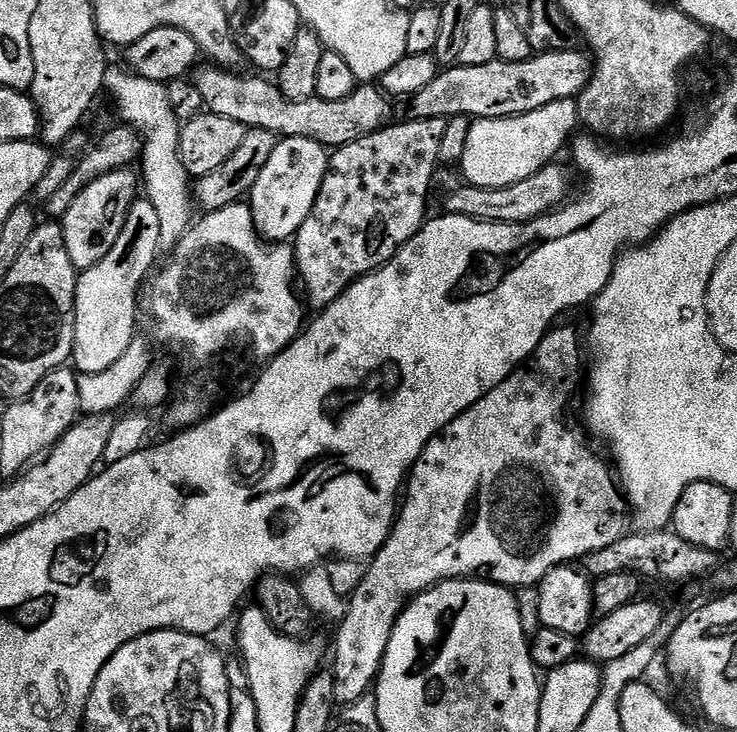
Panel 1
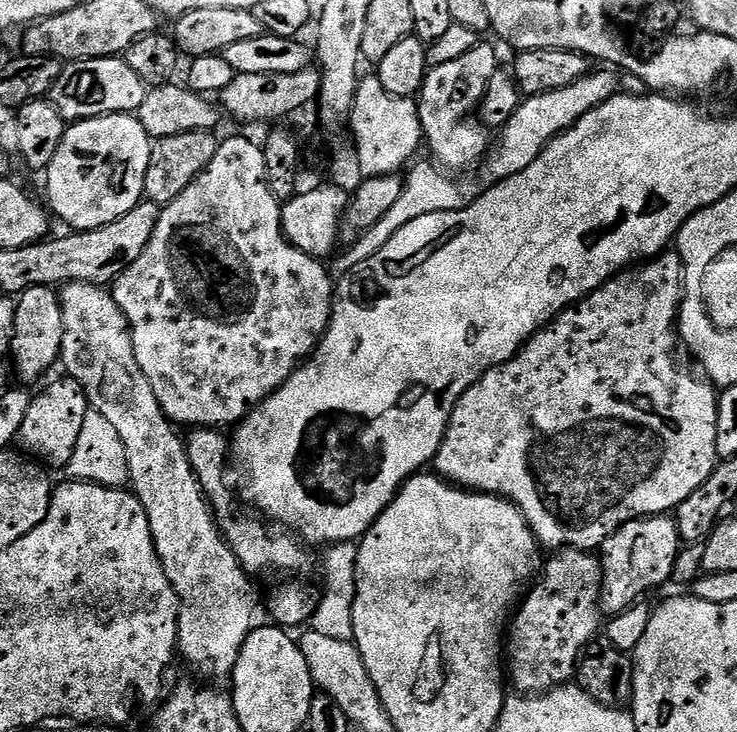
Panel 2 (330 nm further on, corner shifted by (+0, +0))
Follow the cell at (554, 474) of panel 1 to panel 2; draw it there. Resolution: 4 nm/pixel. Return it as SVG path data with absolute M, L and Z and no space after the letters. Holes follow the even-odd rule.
M665 250L650 260L617 272L601 288L596 288L590 295L583 296L581 300L559 312L543 328L539 328L515 356L510 357L504 364L491 368L482 379L474 382L474 386L470 386L460 395L452 411L444 441L436 451L435 475L465 490L487 492L489 496L500 496L504 500L509 500L524 515L528 529L536 537L537 545L544 547L545 544L546 547L552 548L548 550L595 549L610 533L621 528L626 522L671 513L686 498L690 498L690 494L698 490L698 486L702 486L706 478L710 478L718 463L716 454L718 392L707 379L699 380L698 377L691 376L676 361L678 340L674 335L674 329L678 324L678 309L682 304L680 272L682 273L682 261L679 252Z

